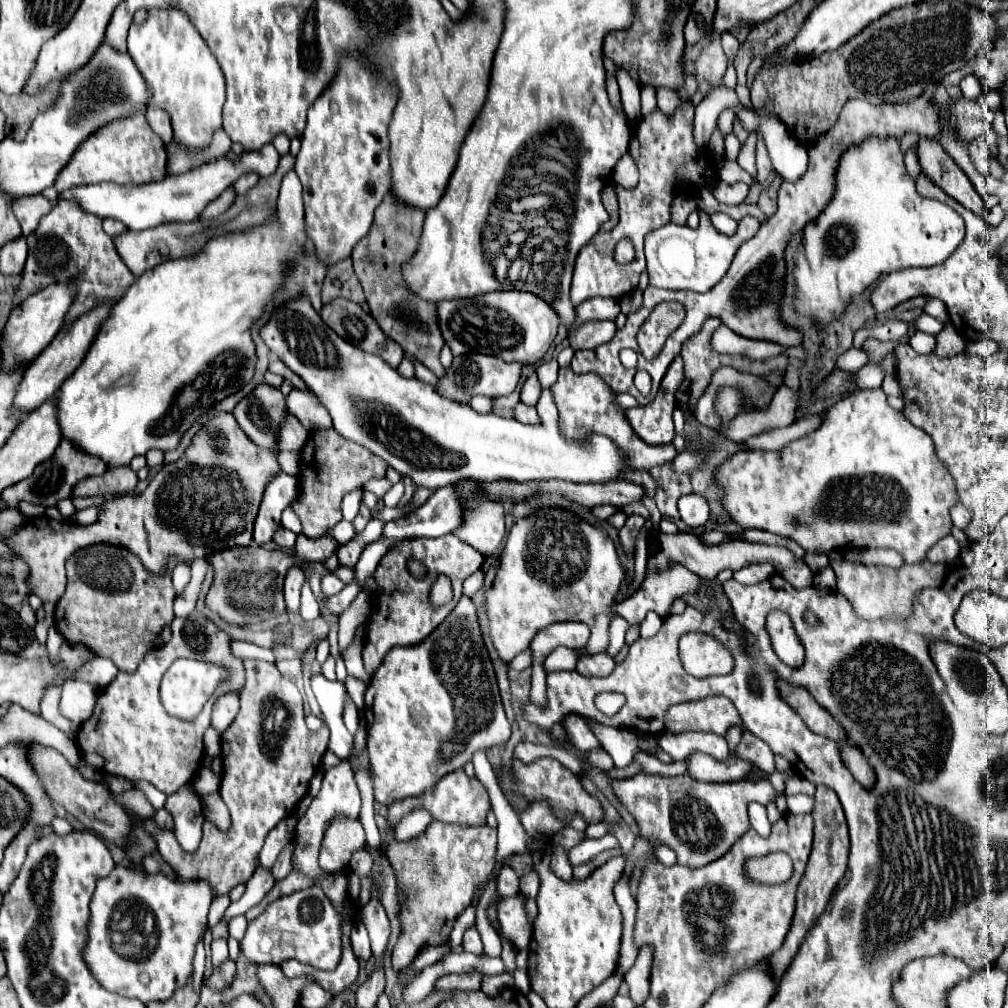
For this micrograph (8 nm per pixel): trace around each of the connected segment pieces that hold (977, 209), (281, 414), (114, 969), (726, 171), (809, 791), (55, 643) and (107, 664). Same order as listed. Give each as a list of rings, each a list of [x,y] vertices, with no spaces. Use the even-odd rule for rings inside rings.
[[[919,139],[917,143],[917,157],[921,171],[949,197],[961,203],[965,209],[973,211],[975,215],[985,215],[983,199],[979,197],[977,189],[971,185],[967,175],[957,167],[957,163],[949,157],[949,153],[941,147],[939,141],[925,141]]]
[[[265,383],[245,397],[233,411],[249,439],[269,451],[277,451],[277,433],[285,421],[285,413],[287,405],[283,393]]]
[[[115,865],[107,877],[97,881],[97,887],[91,899],[91,919],[87,923],[89,941],[81,951],[81,957],[89,967],[91,975],[107,991],[119,993],[123,997],[135,997],[145,1005],[151,1001],[167,1001],[177,989],[185,987],[189,977],[193,975],[195,947],[207,931],[207,913],[213,899],[215,899],[215,893],[209,881],[205,879],[177,881],[177,879],[169,879],[163,873],[149,875],[135,865],[129,865],[129,867]],[[113,945],[139,945],[141,949],[139,961],[135,957],[121,955]]]
[[[725,161],[723,167],[719,169],[719,177],[721,177],[725,183],[743,181],[743,183],[747,183],[749,187],[753,187],[753,177],[751,177],[747,171],[743,171],[737,161]]]
[[[795,775],[793,779],[787,781],[787,787],[785,787],[785,795],[797,795],[797,793],[805,793],[805,795],[811,795],[815,793],[815,785],[805,781],[805,777],[801,775]]]
[[[55,626],[50,627],[48,630],[46,647],[49,649],[51,659],[57,659],[57,653],[59,653],[59,647],[61,647],[63,640],[64,637],[57,631],[57,628]]]
[[[93,659],[91,663],[87,663],[83,669],[79,669],[75,673],[75,679],[89,679],[91,685],[95,685],[97,689],[109,685],[115,677],[117,677],[119,669],[109,661],[109,659]]]

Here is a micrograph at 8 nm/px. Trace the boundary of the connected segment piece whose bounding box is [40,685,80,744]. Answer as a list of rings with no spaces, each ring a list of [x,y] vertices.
[[[51,685],[51,687],[47,688],[45,696],[43,696],[40,703],[40,715],[63,731],[73,743],[77,744],[80,727],[61,715],[59,711],[61,692],[62,687],[59,685]]]

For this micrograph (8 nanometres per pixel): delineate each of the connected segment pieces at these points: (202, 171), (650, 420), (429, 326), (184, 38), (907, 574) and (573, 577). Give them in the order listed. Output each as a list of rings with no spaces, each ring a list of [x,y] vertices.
[[[269,143],[253,153],[245,153],[245,157],[237,161],[237,165],[233,165],[233,161],[223,157],[223,159],[205,163],[197,169],[191,169],[183,175],[171,175],[161,181],[151,181],[145,185],[97,183],[97,185],[67,189],[65,193],[61,193],[61,199],[77,199],[85,211],[95,213],[101,219],[105,217],[119,219],[121,223],[127,225],[127,229],[139,231],[139,229],[149,229],[149,227],[157,227],[161,223],[171,223],[171,221],[195,221],[205,209],[205,205],[211,203],[215,197],[219,197],[231,183],[235,183],[237,177],[241,177],[241,173],[253,171],[259,177],[269,177],[277,169],[277,161],[279,161],[279,153]]]
[[[677,355],[661,381],[657,397],[645,407],[627,409],[627,419],[631,427],[641,439],[645,439],[645,443],[661,445],[661,443],[673,441],[675,437],[675,427],[673,427],[675,391],[677,391],[677,385],[681,385],[681,377],[683,377],[683,361]]]
[[[389,191],[375,211],[371,231],[357,243],[357,247],[351,253],[351,259],[355,275],[361,281],[367,303],[371,307],[371,315],[375,317],[383,333],[397,341],[403,347],[403,351],[409,351],[435,375],[441,375],[445,369],[439,363],[439,351],[445,345],[445,341],[439,329],[437,303],[425,301],[419,295],[415,295],[403,279],[403,265],[415,255],[419,247],[423,219],[425,211],[401,203]]]
[[[151,9],[143,25],[133,23],[129,27],[127,53],[153,89],[149,109],[161,107],[169,113],[175,139],[193,149],[209,145],[213,133],[221,127],[225,79],[217,59],[211,55],[197,29],[193,29],[189,17],[179,9]]]
[[[834,561],[836,590],[853,605],[857,617],[873,621],[881,617],[905,617],[911,613],[913,597],[925,587],[939,585],[945,573],[945,565],[925,561],[925,565],[903,565],[901,569],[863,565],[851,561]]]
[[[543,507],[533,515],[517,519],[509,531],[507,543],[501,551],[499,569],[493,579],[493,585],[485,591],[485,611],[489,617],[489,633],[495,645],[495,651],[501,661],[511,661],[523,649],[529,647],[537,631],[549,627],[557,621],[583,621],[591,629],[591,637],[585,647],[573,650],[558,647],[551,652],[543,664],[546,673],[562,670],[575,670],[577,661],[587,655],[605,653],[609,645],[609,621],[615,615],[617,593],[627,581],[627,569],[617,557],[613,541],[595,525],[581,521],[575,513],[567,509]]]

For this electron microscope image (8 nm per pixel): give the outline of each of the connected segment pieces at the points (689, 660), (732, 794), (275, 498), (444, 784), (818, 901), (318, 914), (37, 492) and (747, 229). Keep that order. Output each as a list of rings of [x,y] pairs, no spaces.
[[[685,633],[679,639],[679,655],[685,671],[699,679],[727,675],[735,665],[729,649],[705,633]]]
[[[639,773],[631,779],[611,781],[615,797],[625,805],[639,825],[639,835],[651,845],[671,847],[683,867],[703,867],[723,857],[731,845],[749,829],[747,805],[764,800],[764,805],[779,795],[769,781],[735,781],[709,785],[689,775],[661,777]]]
[[[281,473],[269,481],[265,489],[265,497],[261,501],[261,509],[257,515],[253,529],[253,540],[262,545],[272,540],[275,529],[281,525],[281,513],[283,509],[295,501],[297,497],[297,479]]]
[[[459,769],[459,771],[449,773],[449,777],[445,777],[445,781],[441,781],[441,785],[437,785],[437,789],[433,789],[433,793],[429,793],[429,797],[425,797],[425,801],[405,801],[405,805],[393,805],[393,809],[387,809],[391,829],[397,825],[397,821],[405,813],[409,813],[411,809],[419,809],[419,807],[425,807],[427,811],[431,811],[431,815],[437,821],[461,823],[461,825],[485,825],[485,815],[491,809],[491,801],[489,801],[485,787],[481,785],[481,781],[469,779],[465,775],[465,771]]]
[[[823,785],[817,787],[815,807],[813,807],[813,821],[815,821],[813,851],[811,851],[811,857],[809,857],[809,863],[807,863],[805,877],[803,877],[803,881],[797,889],[797,911],[795,911],[795,917],[793,917],[793,929],[789,931],[789,937],[785,939],[783,947],[777,953],[773,953],[773,957],[771,957],[771,967],[773,967],[773,973],[775,973],[777,979],[781,979],[781,975],[785,973],[789,963],[793,961],[805,933],[811,929],[813,921],[823,913],[835,885],[841,881],[841,877],[845,875],[845,869],[847,869],[849,831],[847,831],[847,821],[845,821],[845,815],[843,815],[843,807],[839,803],[837,793],[833,793],[833,789],[825,789]]]
[[[319,885],[303,891],[279,897],[269,903],[267,909],[253,921],[249,921],[245,937],[241,939],[241,951],[251,963],[281,965],[287,959],[297,959],[315,969],[331,971],[339,965],[343,953],[343,917],[323,893]]]
[[[63,439],[61,445],[55,449],[53,457],[43,461],[35,473],[11,487],[7,487],[3,493],[1,493],[1,501],[5,507],[13,507],[17,509],[21,499],[33,503],[33,505],[43,505],[43,507],[53,507],[59,499],[65,499],[65,497],[71,497],[75,485],[85,479],[85,477],[91,477],[91,475],[103,475],[107,471],[107,465],[103,459],[91,455],[89,453],[81,453],[81,449],[77,445],[73,445],[71,441]]]
[[[699,211],[699,227],[689,229],[687,225],[663,225],[645,237],[645,259],[649,285],[659,289],[691,289],[697,293],[709,291],[713,285],[721,281],[727,273],[737,249],[753,237],[759,229],[757,218],[746,215],[738,222],[737,233],[733,235],[717,235],[715,227],[711,227],[711,219],[707,213]]]

